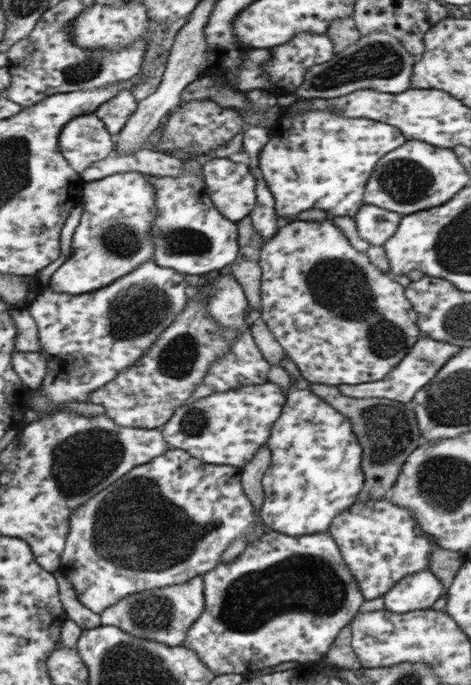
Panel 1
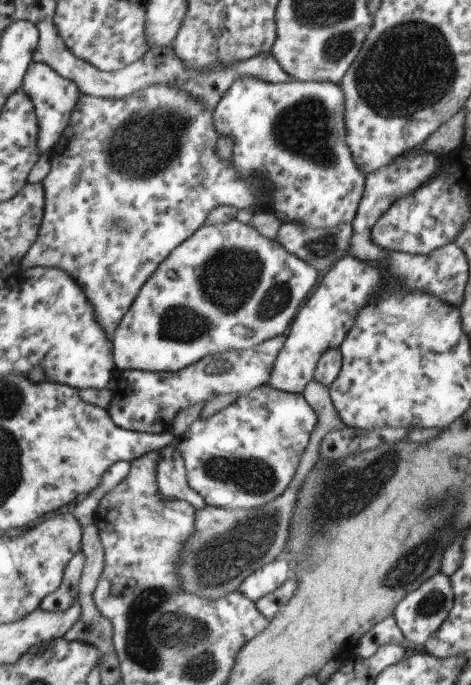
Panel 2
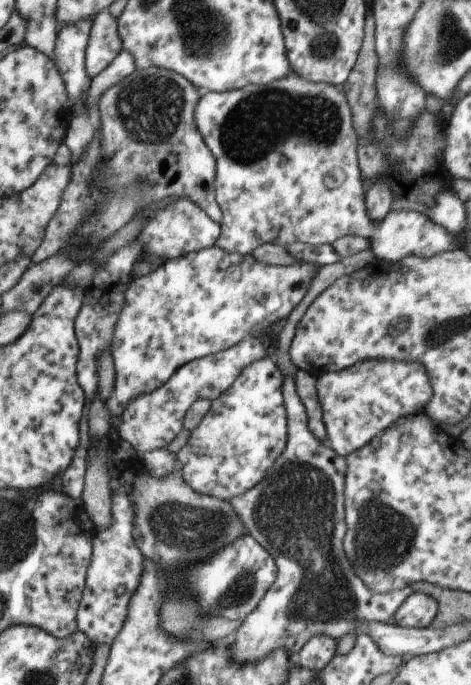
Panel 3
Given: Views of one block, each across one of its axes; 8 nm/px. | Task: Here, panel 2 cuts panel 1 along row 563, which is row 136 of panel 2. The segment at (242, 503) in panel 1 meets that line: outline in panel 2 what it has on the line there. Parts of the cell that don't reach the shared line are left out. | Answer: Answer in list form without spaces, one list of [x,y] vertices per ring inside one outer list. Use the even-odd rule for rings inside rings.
[[[155,84],[155,86],[147,86],[147,88],[143,88],[143,90],[137,90],[134,95],[123,99],[122,101],[116,99],[107,99],[103,97],[94,97],[91,95],[83,95],[81,94],[78,98],[78,101],[75,103],[75,108],[73,112],[71,112],[69,125],[66,129],[63,130],[61,139],[51,148],[49,153],[49,164],[50,169],[48,174],[42,179],[42,187],[44,192],[44,206],[43,206],[43,214],[41,218],[40,225],[38,226],[38,232],[33,241],[33,244],[29,247],[29,250],[23,255],[19,264],[15,266],[16,268],[20,268],[21,270],[27,270],[27,268],[35,268],[35,267],[43,267],[43,268],[57,268],[57,270],[63,270],[65,274],[69,274],[75,282],[77,282],[77,286],[79,286],[79,290],[83,292],[83,296],[85,300],[91,304],[91,308],[93,308],[93,316],[95,316],[95,322],[103,328],[103,332],[107,334],[107,340],[111,342],[111,336],[113,336],[113,332],[115,332],[115,328],[117,328],[117,324],[121,320],[121,317],[129,306],[131,306],[131,302],[135,298],[137,292],[141,288],[141,285],[151,276],[151,273],[159,266],[159,263],[162,260],[165,260],[165,257],[176,247],[181,244],[186,238],[189,238],[191,234],[193,234],[201,225],[204,224],[205,218],[207,218],[207,214],[213,210],[213,208],[217,206],[231,206],[231,208],[235,208],[235,210],[239,209],[256,209],[261,208],[257,207],[257,204],[261,202],[261,198],[265,196],[265,184],[263,184],[263,180],[259,180],[259,178],[239,178],[237,174],[235,174],[235,170],[233,170],[233,164],[231,161],[225,162],[225,160],[221,160],[217,154],[215,154],[215,144],[218,139],[217,132],[213,130],[213,126],[211,126],[211,114],[212,112],[207,112],[203,106],[201,106],[201,102],[199,100],[193,100],[193,98],[189,98],[189,96],[185,96],[183,92],[179,92],[179,90],[175,90],[175,88],[171,88],[171,86],[165,86],[165,84]]]

